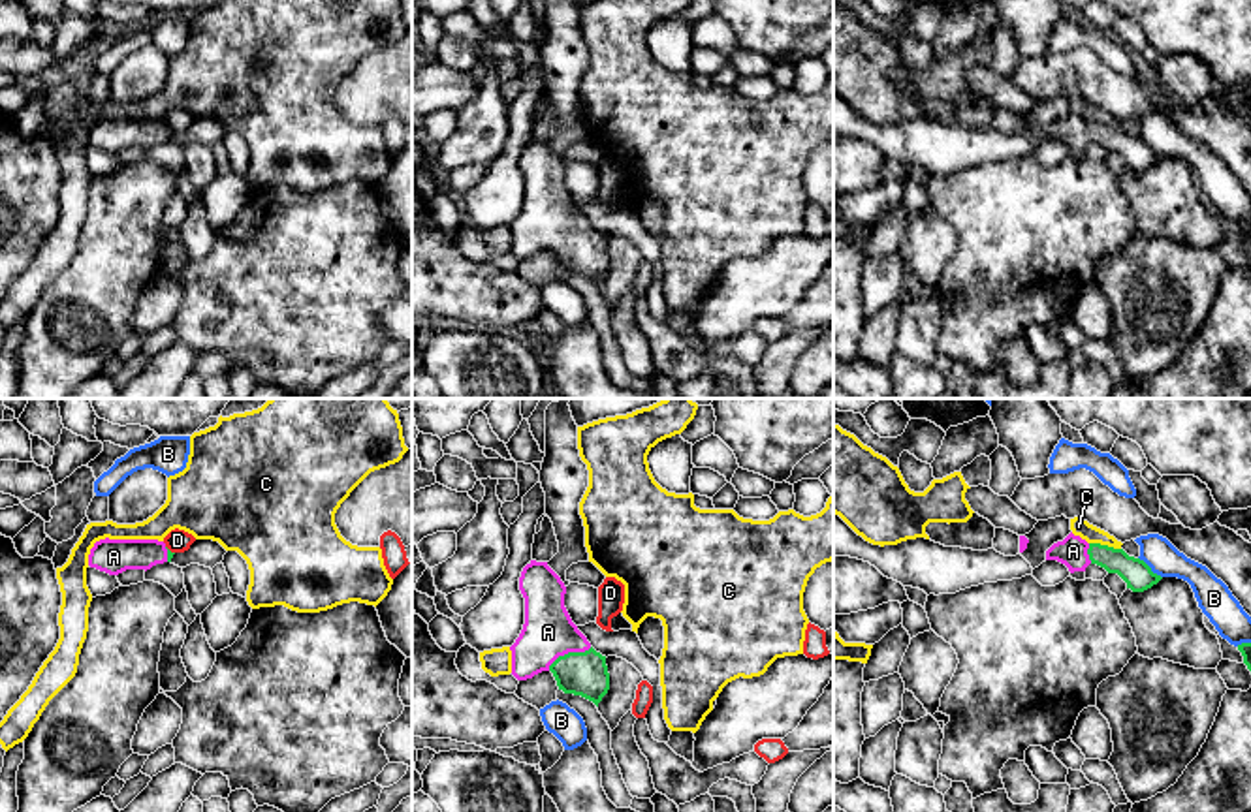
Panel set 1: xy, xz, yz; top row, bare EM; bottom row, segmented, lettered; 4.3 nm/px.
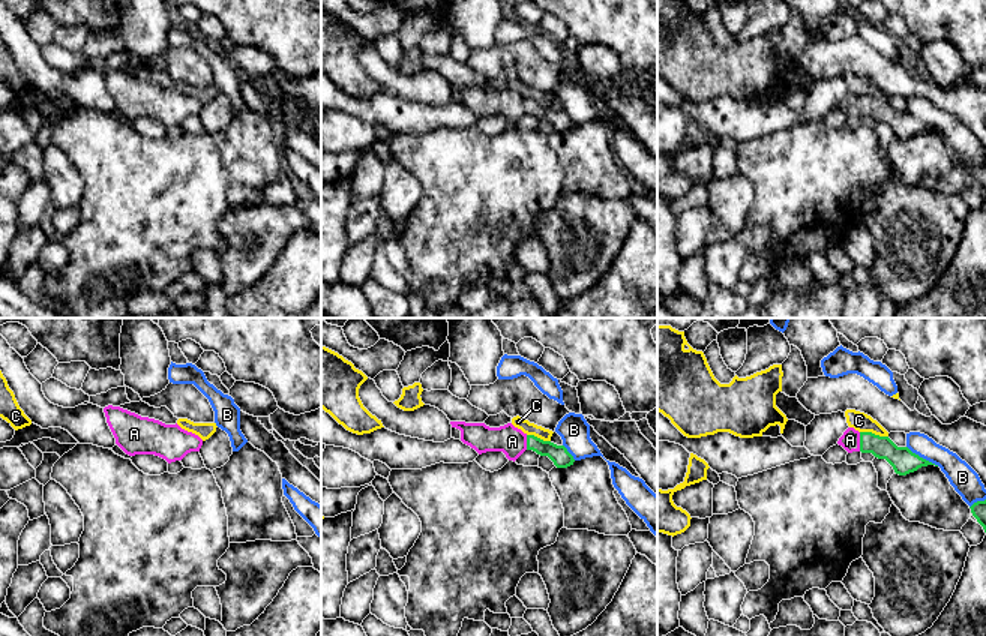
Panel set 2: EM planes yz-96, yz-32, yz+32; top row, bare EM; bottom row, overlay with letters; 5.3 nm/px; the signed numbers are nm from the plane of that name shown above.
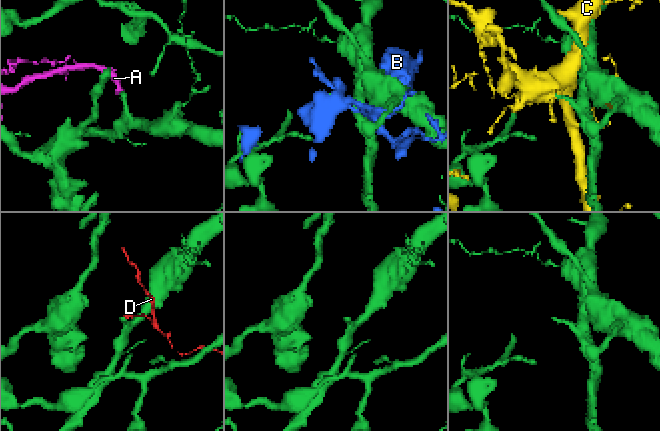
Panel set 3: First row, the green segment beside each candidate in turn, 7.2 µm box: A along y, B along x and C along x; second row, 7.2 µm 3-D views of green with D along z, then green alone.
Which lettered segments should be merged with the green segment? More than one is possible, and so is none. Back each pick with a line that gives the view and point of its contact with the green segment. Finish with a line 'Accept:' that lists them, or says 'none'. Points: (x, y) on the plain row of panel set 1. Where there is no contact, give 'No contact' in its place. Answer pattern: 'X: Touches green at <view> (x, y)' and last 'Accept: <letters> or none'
A: Touches green at xz (569, 232)
Accept: A

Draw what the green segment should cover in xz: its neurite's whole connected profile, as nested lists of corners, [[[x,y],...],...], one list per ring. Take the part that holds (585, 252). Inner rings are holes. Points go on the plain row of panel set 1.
[[[530,139],[521,150],[519,169],[525,177],[525,203],[510,226],[512,254],[527,259],[551,250],[559,269],[598,286],[610,269],[606,235],[572,201],[561,156],[547,141]]]

